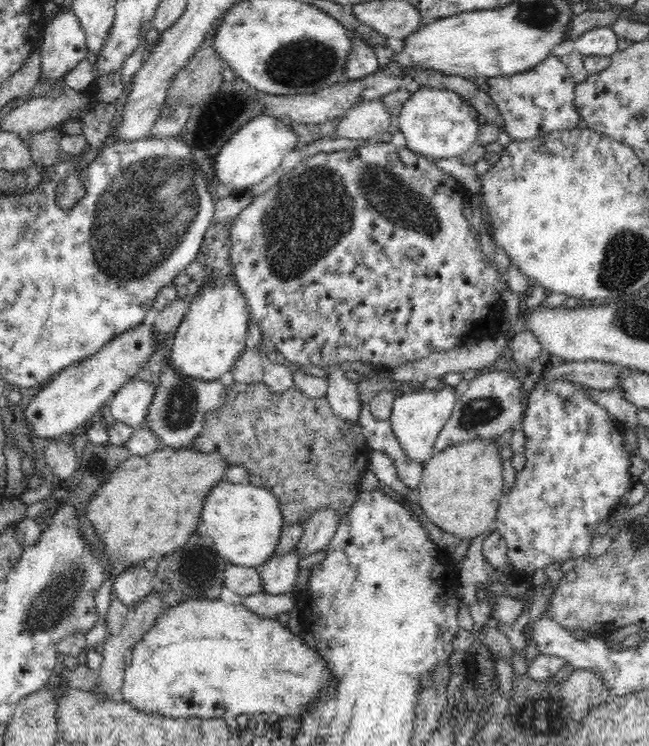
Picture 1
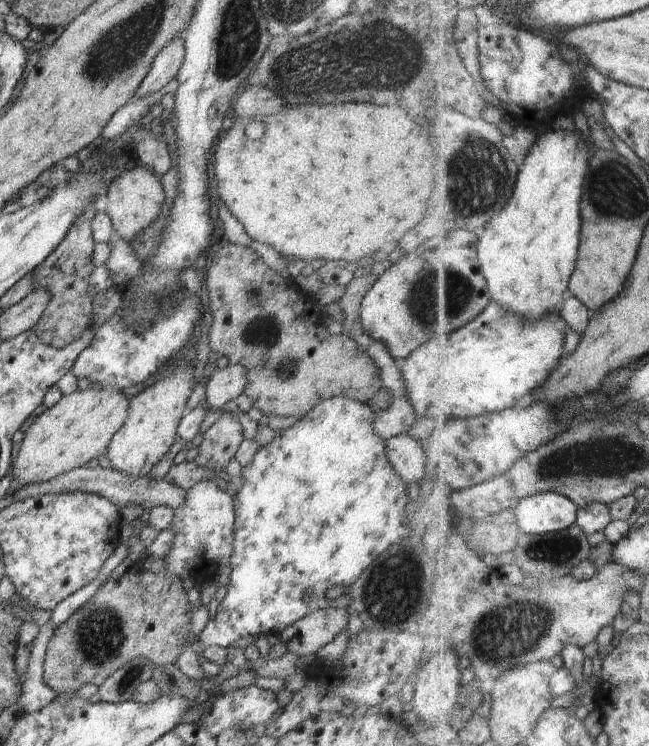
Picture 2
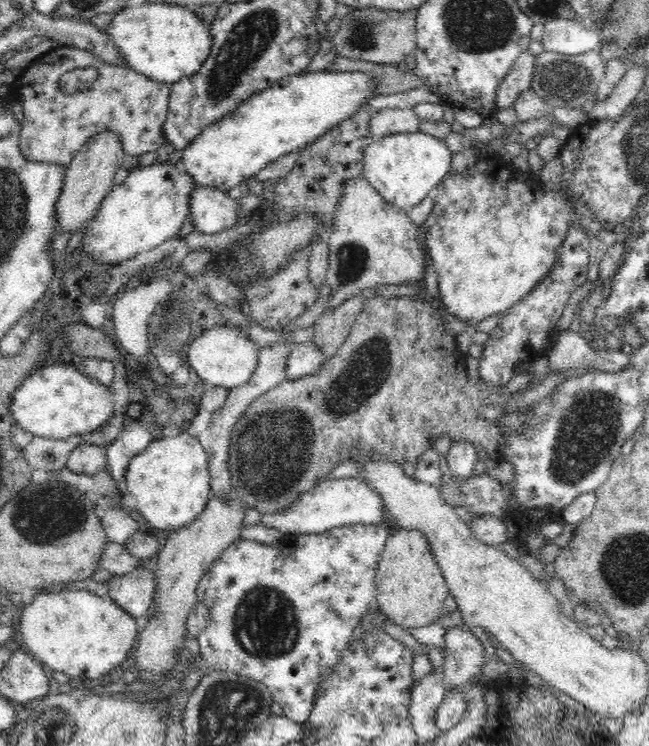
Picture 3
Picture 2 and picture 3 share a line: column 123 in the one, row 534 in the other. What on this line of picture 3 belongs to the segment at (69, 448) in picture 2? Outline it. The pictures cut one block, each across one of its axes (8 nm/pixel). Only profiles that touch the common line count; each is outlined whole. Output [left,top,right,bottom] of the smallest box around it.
[374,529,448,629]

